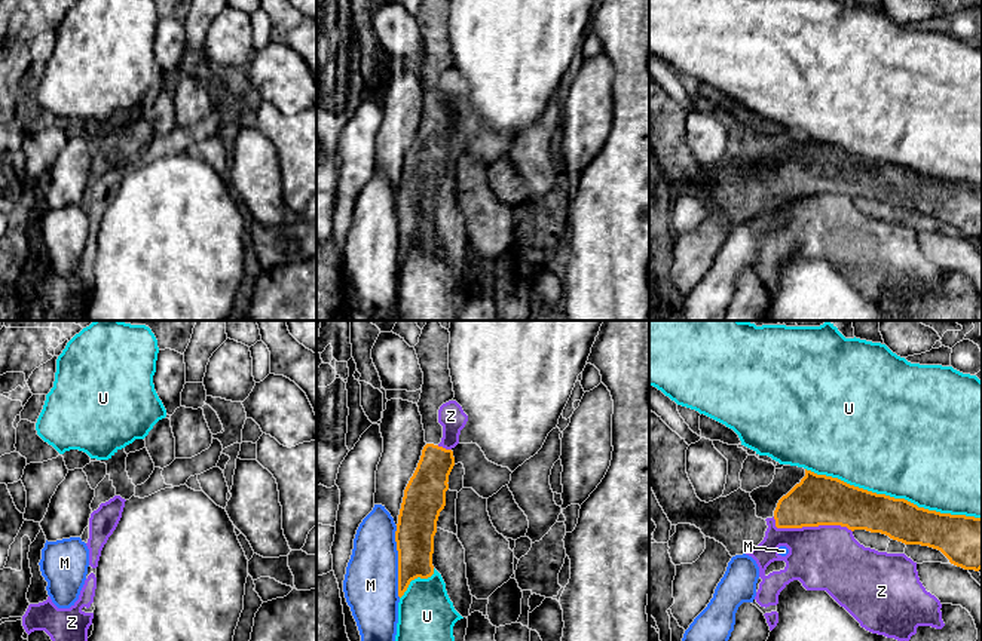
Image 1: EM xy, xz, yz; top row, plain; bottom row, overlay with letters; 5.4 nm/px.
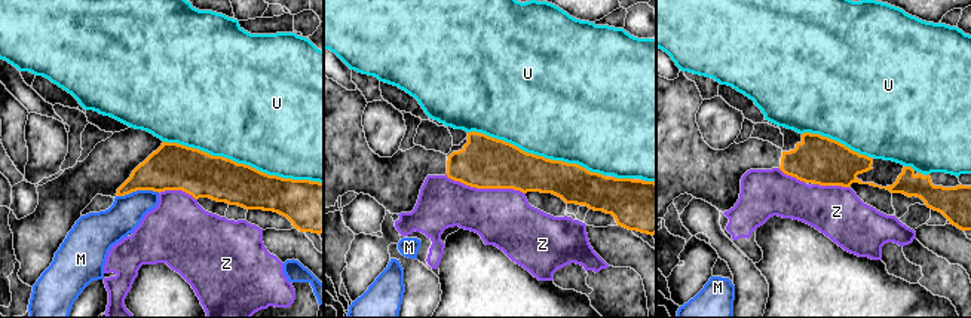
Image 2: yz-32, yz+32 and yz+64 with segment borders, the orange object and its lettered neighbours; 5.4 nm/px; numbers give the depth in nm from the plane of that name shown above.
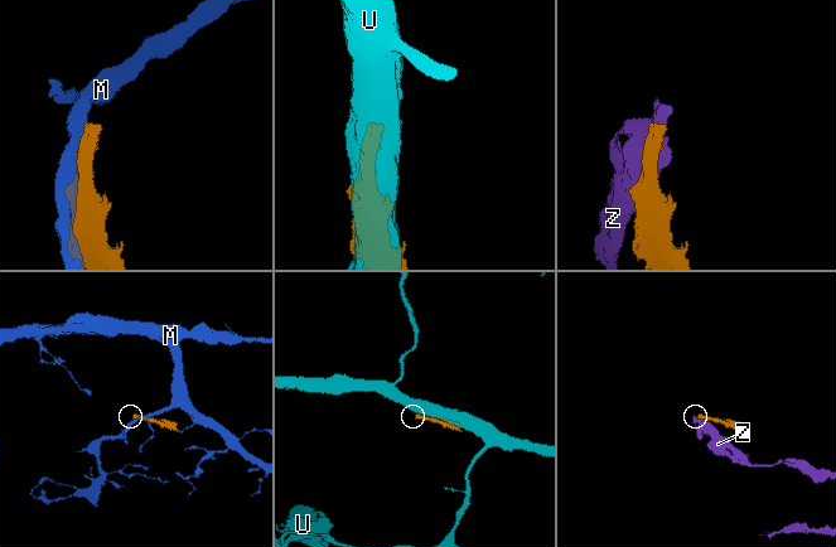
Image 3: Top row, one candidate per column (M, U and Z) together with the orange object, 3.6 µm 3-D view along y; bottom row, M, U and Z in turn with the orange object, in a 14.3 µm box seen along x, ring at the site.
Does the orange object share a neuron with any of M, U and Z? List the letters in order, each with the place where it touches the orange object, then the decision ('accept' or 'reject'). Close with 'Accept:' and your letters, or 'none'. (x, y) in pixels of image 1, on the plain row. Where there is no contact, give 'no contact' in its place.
M: contact xz (398, 229); reject
U: contact yz (893, 165); reject
Z: contact yz (810, 193); reject
Accept: none

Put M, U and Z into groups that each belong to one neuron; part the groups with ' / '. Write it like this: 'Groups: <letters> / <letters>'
Groups: M / U / Z

